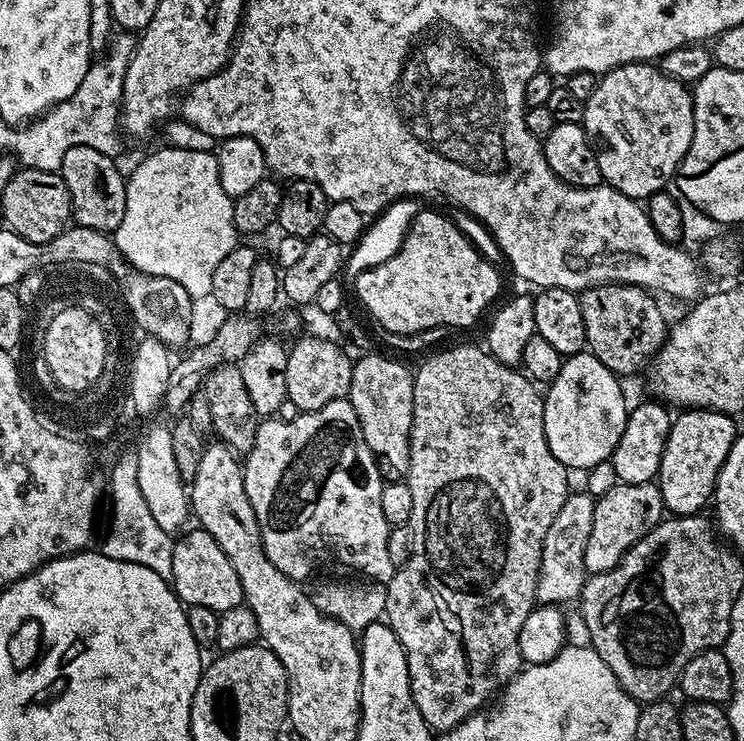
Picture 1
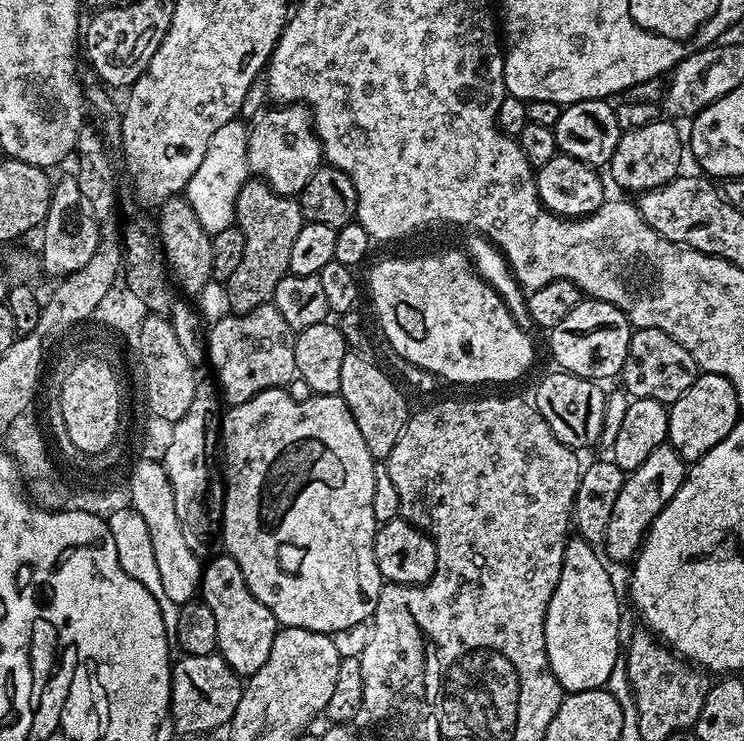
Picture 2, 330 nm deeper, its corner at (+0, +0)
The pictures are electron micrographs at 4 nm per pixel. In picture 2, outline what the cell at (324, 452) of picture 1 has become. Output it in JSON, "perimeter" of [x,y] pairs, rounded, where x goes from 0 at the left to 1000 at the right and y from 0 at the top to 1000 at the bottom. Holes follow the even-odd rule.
{"perimeter":[[[364,524],[352,532],[347,532],[341,537],[336,537],[324,545],[313,545],[300,557],[298,571],[293,584],[293,599],[298,606],[298,652],[301,655],[301,700],[298,703],[298,734],[304,738],[305,749],[315,753],[315,758],[320,758],[320,769],[325,769],[325,780],[331,780],[331,791],[336,796],[336,802],[341,802],[341,807],[347,807],[347,812],[352,812],[352,818],[358,818],[363,823],[363,829],[368,829],[372,843],[383,848],[410,848],[411,850],[422,850],[423,853],[438,853],[442,856],[453,856],[452,853],[462,853],[466,848],[478,848],[484,841],[499,838],[500,830],[505,826],[508,818],[508,807],[511,806],[511,795],[513,784],[511,771],[508,769],[508,758],[503,758],[503,726],[505,725],[505,714],[508,711],[503,699],[503,640],[508,630],[507,622],[501,621],[497,607],[492,607],[492,595],[487,591],[487,584],[481,582],[480,572],[470,559],[470,553],[465,548],[465,543],[456,532],[444,534],[431,534],[419,532],[413,536],[415,540],[397,540],[382,524]]]}

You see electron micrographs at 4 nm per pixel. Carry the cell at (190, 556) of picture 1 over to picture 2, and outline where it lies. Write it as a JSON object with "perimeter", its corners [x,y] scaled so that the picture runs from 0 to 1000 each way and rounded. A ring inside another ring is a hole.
{"perimeter":[[[305,748],[289,750],[273,762],[267,803],[277,818],[282,818],[293,843],[290,873],[294,884],[301,887],[319,912],[332,915],[349,903],[358,888],[363,888],[363,872],[368,872],[374,843],[368,829],[363,829],[363,823],[352,818],[341,802],[336,802],[331,780],[325,780],[325,769],[320,769],[320,758],[315,758],[315,753]]]}

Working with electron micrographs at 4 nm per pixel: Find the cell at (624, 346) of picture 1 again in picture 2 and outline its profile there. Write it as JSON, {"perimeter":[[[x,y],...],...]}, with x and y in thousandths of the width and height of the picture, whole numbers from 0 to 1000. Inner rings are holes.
{"perimeter":[[[856,443],[851,447],[836,503],[836,522],[845,536],[879,537],[902,548],[913,534],[922,532],[922,526],[927,526],[937,506],[938,498],[927,472],[901,456],[901,451],[878,443]]]}

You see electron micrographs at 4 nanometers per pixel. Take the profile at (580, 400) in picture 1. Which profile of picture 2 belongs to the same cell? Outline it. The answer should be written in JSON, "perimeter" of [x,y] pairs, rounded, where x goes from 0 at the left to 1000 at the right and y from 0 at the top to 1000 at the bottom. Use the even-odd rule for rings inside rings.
{"perimeter":[[[778,723],[765,725],[761,738],[757,742],[755,775],[751,776],[750,791],[746,792],[745,802],[741,803],[739,818],[735,819],[734,839],[731,841],[731,854],[734,856],[734,877],[735,891],[739,893],[741,907],[749,915],[753,927],[759,935],[770,935],[780,933],[793,933],[813,927],[815,920],[823,908],[823,900],[833,888],[836,874],[836,864],[833,869],[833,812],[828,802],[828,794],[821,784],[823,780],[812,764],[813,757],[808,753],[805,744],[790,730]]]}

